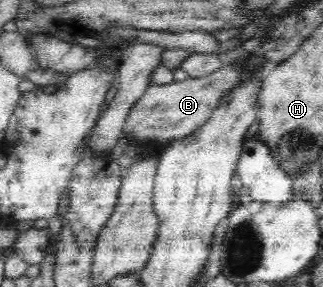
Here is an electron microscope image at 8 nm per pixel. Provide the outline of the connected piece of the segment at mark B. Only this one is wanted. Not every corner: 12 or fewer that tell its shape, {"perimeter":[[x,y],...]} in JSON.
{"perimeter":[[231,67],[152,84],[121,137],[174,141],[194,132],[234,88]]}

